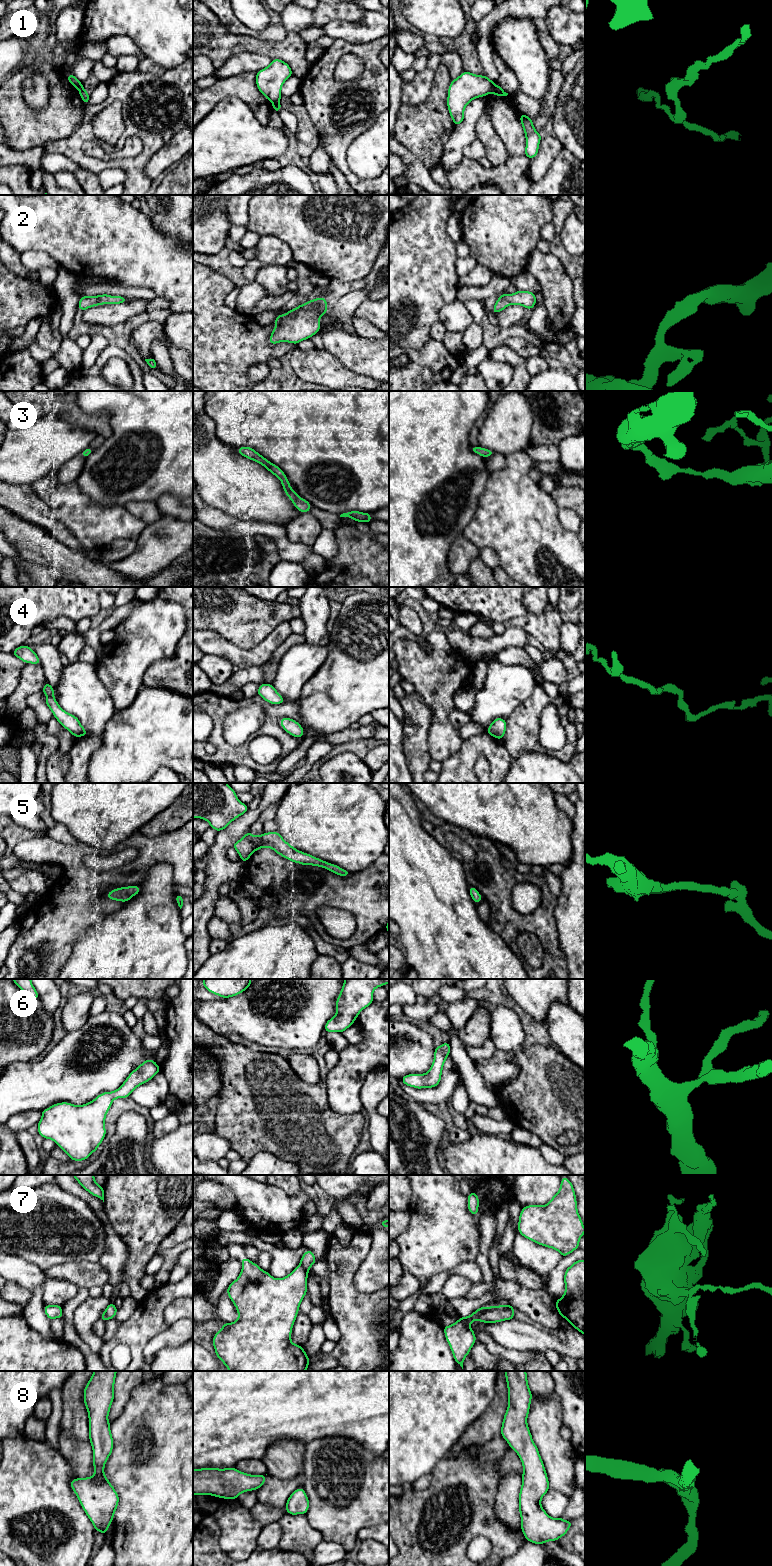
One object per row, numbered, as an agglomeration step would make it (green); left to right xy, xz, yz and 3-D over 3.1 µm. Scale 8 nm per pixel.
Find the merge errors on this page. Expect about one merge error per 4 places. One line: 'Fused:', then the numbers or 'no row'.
Fused: 1, 7

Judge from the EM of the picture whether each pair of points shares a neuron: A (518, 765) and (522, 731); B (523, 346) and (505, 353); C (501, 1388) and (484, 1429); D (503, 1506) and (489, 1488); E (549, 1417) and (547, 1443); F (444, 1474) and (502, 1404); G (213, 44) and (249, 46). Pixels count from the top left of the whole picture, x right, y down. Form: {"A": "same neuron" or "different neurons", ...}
{"A": "different neurons", "B": "different neurons", "C": "same neuron", "D": "different neurons", "E": "same neuron", "F": "different neurons", "G": "same neuron"}

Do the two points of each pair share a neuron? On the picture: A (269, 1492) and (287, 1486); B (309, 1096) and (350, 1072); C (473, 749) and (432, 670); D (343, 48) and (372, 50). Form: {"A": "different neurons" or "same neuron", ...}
{"A": "same neuron", "B": "different neurons", "C": "different neurons", "D": "same neuron"}

